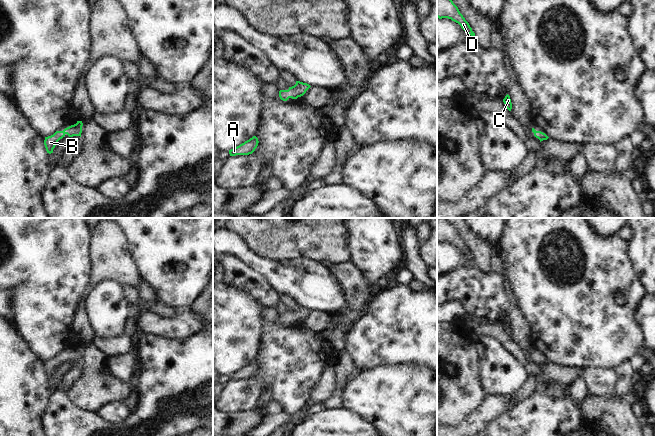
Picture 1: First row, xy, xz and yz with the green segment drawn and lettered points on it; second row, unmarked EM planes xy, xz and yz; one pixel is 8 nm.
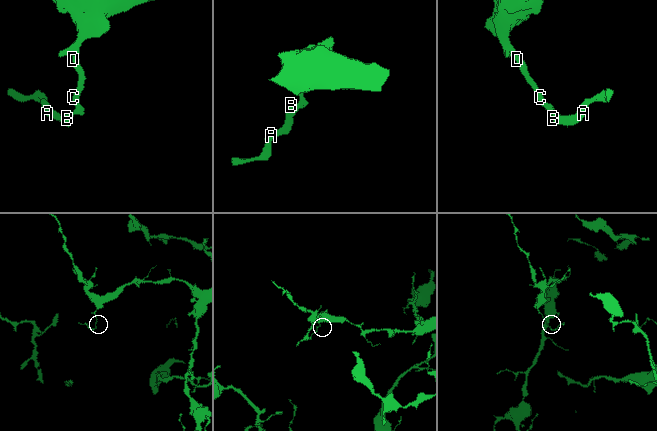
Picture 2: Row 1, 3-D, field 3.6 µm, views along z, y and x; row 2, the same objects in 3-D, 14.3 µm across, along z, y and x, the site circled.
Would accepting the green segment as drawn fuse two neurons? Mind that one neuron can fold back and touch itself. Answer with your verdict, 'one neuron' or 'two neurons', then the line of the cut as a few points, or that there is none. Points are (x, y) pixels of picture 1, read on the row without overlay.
one neuron; cut none

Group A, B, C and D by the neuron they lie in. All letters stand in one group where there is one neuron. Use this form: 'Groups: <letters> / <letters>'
Groups: A B C D

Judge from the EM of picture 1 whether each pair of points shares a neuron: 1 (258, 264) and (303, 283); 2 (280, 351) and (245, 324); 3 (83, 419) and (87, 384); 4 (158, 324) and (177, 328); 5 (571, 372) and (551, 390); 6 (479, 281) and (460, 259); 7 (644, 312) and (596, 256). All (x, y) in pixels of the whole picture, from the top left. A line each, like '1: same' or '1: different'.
1: same
2: different
3: different
4: same
5: different
6: different
7: different

